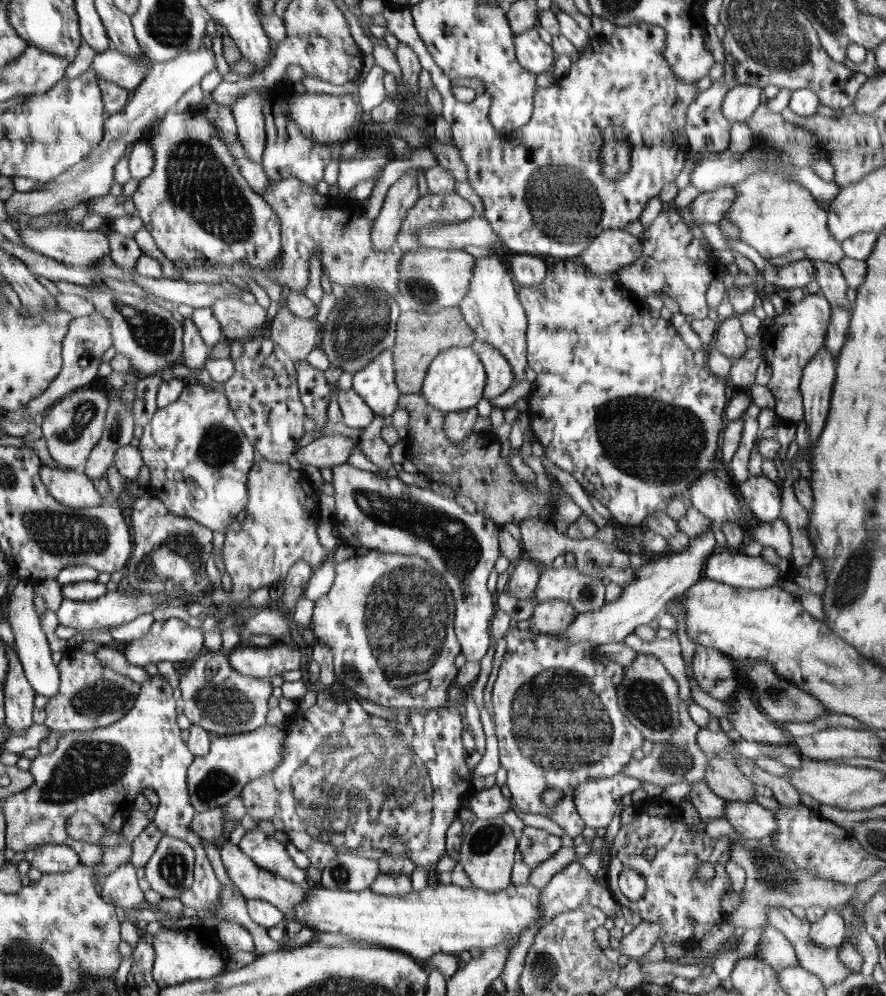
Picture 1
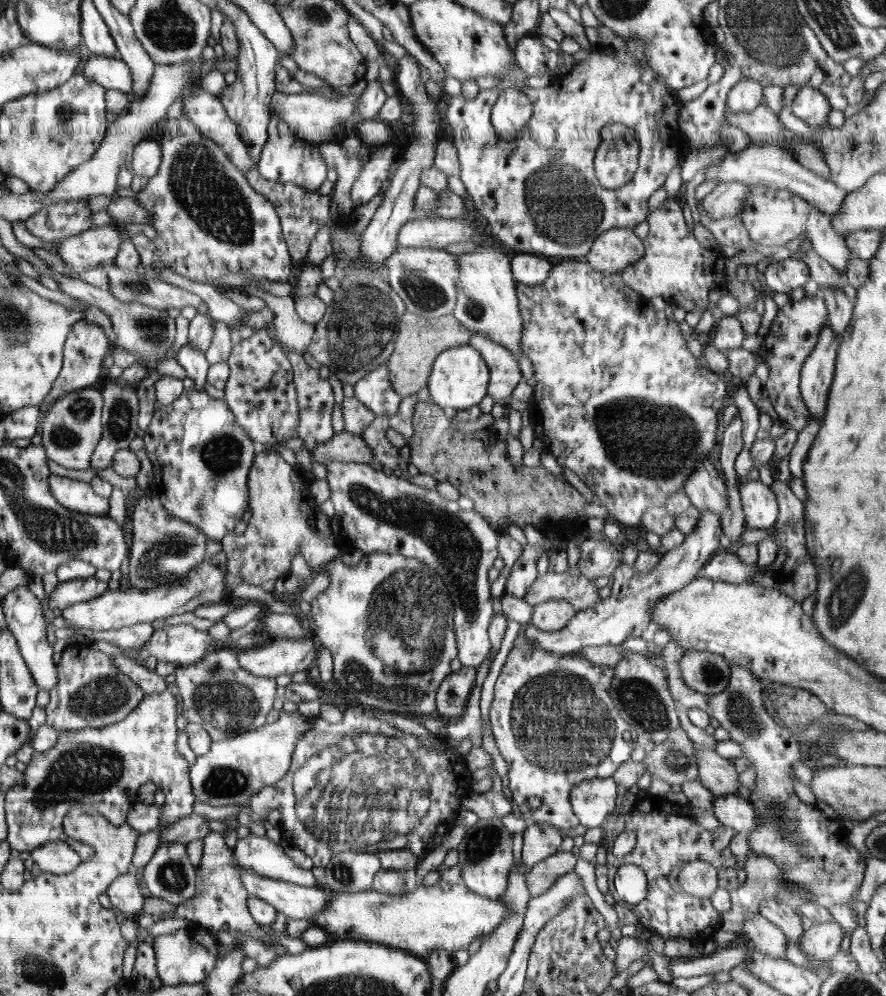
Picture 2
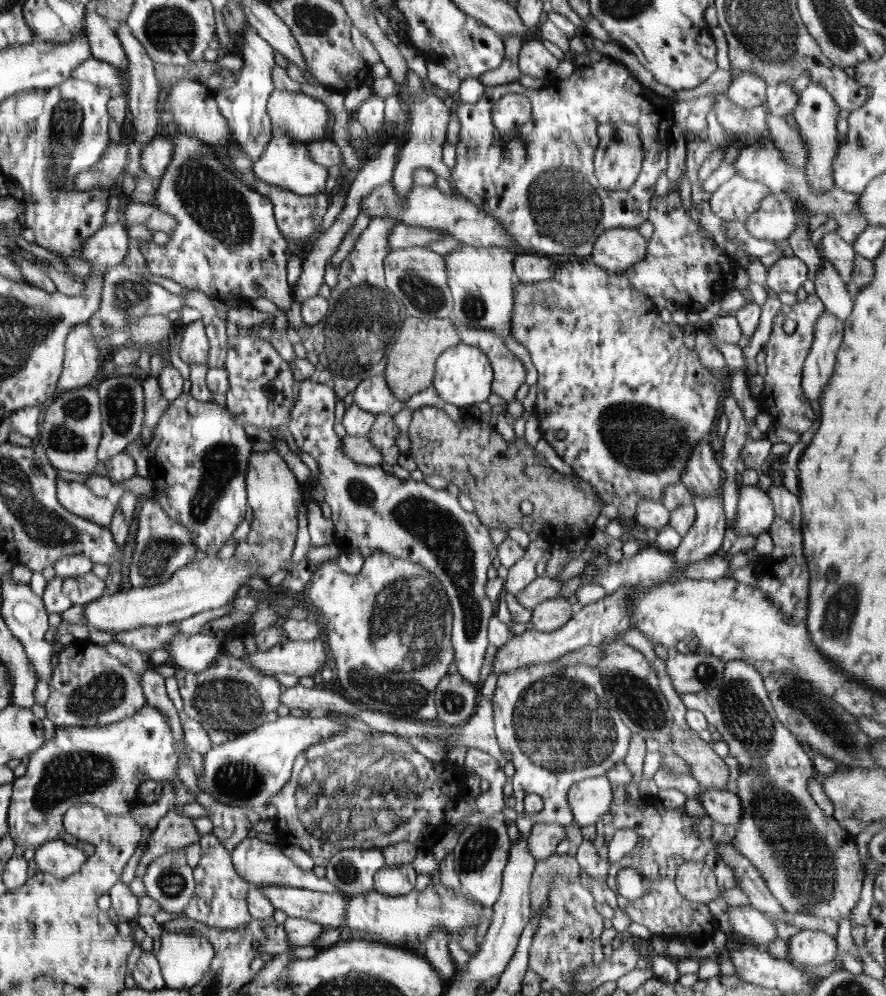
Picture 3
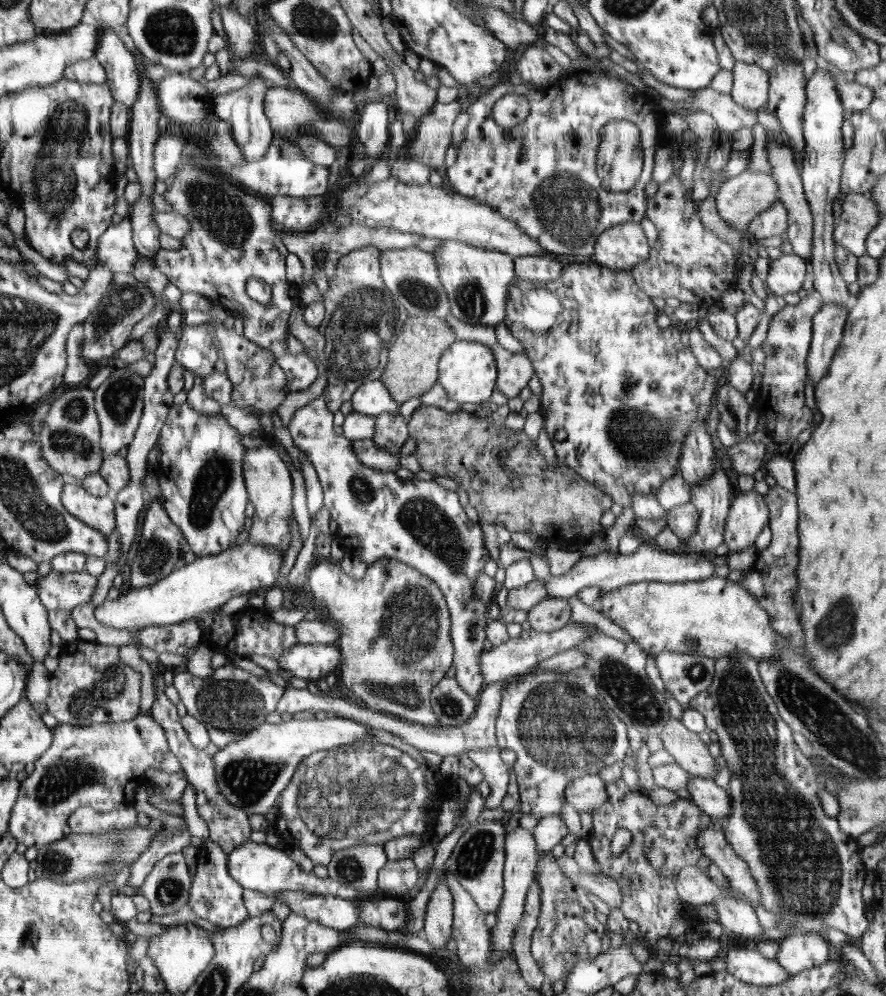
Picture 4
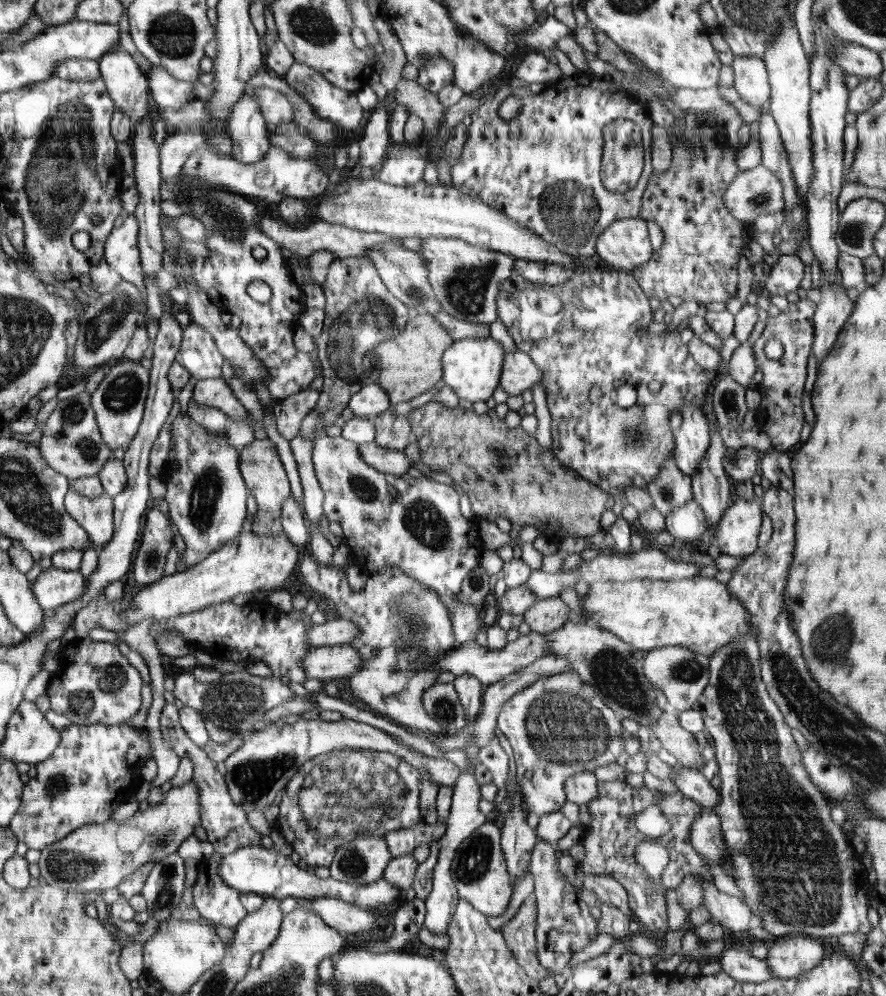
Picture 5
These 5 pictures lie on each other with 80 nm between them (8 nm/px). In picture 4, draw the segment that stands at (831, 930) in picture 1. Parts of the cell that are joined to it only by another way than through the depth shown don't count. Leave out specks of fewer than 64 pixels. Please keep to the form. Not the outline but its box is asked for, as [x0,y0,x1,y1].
[775,931,829,976]

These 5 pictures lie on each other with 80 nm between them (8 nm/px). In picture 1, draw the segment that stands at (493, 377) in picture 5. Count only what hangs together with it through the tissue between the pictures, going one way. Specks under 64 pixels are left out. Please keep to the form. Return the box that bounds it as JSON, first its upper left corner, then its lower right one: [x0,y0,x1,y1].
[422,347,487,414]

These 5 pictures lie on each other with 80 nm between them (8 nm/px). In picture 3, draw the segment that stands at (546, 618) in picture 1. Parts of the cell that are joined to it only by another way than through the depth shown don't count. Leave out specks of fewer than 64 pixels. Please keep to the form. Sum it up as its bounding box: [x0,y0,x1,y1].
[531,597,574,633]

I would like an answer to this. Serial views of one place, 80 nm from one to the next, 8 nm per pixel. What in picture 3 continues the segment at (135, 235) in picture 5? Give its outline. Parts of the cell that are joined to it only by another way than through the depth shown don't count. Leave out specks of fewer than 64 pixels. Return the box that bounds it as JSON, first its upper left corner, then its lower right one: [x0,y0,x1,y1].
[80,222,131,273]

